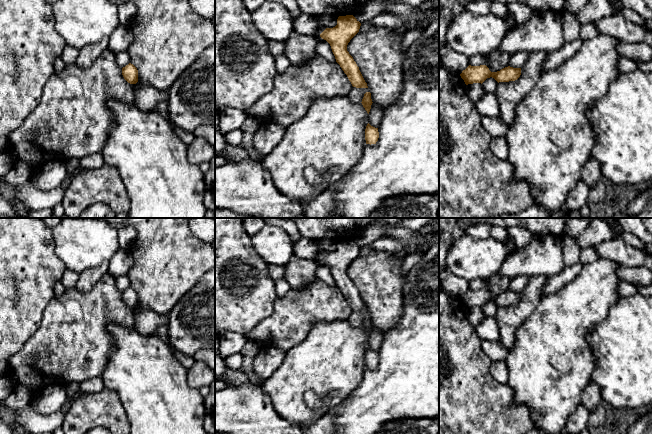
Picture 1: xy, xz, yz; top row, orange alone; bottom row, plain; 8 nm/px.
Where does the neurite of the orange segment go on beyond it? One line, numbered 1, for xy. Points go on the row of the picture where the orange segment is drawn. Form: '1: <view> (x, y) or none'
1: none

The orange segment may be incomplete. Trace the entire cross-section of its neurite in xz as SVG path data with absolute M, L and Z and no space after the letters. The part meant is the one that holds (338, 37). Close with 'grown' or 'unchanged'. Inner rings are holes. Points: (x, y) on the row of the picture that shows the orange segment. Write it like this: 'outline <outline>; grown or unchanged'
outline M353 15L339 16L335 27L325 30L319 27L314 36L320 36L330 44L336 62L353 87L368 88L359 67L347 51L348 43L359 32L360 26L361 23Z; grown

